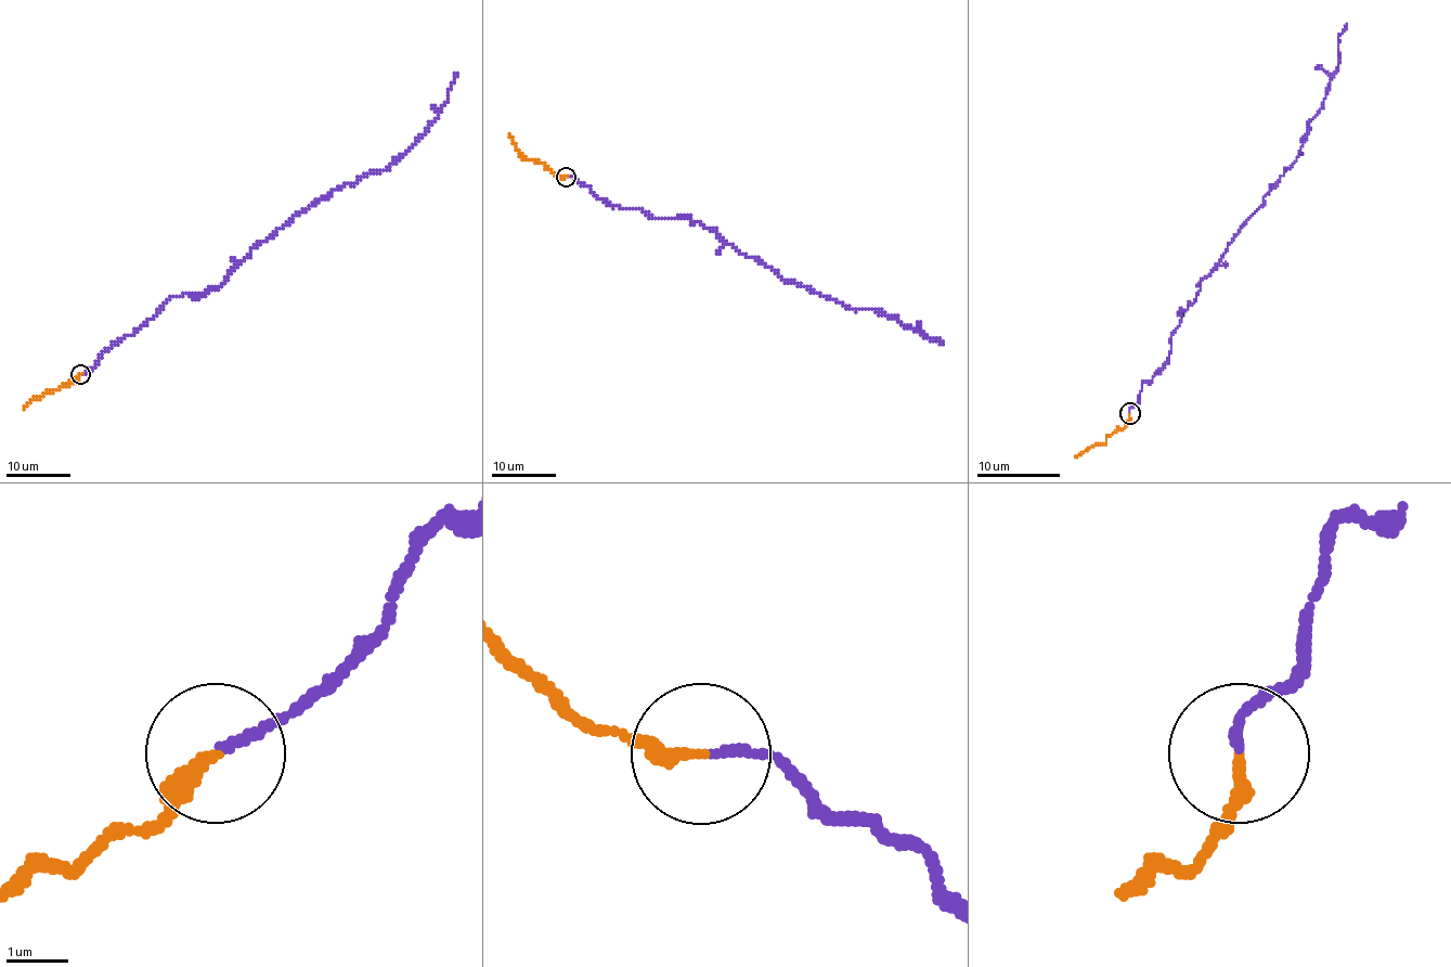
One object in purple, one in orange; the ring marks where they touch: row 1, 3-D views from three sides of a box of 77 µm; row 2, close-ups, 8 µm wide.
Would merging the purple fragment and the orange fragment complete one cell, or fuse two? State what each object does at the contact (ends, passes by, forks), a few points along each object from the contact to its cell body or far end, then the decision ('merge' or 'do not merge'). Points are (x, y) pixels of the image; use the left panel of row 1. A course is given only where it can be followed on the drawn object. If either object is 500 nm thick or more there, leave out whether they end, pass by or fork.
purple ends | orange ends | purple via (81, 374), (171, 297), (217, 288), (249, 252), (296, 215), (393, 164), (437, 116), (456, 72) | orange via (81, 374), (23, 409) | do not merge

